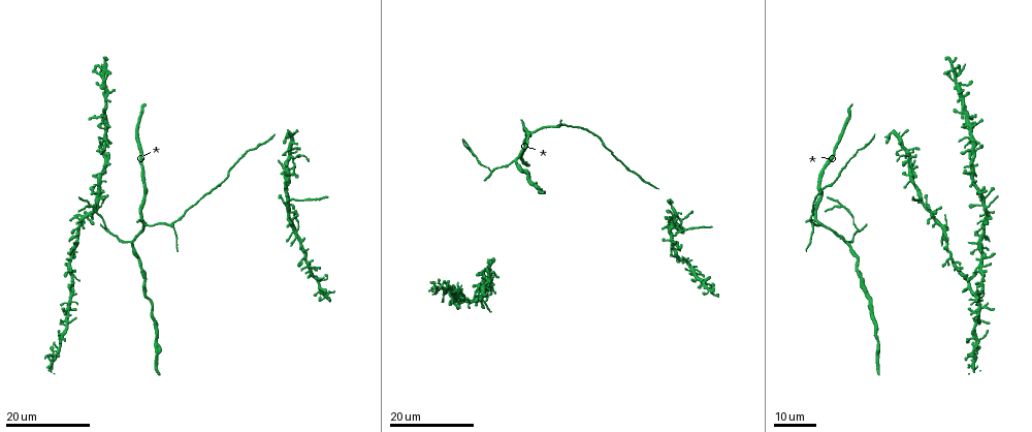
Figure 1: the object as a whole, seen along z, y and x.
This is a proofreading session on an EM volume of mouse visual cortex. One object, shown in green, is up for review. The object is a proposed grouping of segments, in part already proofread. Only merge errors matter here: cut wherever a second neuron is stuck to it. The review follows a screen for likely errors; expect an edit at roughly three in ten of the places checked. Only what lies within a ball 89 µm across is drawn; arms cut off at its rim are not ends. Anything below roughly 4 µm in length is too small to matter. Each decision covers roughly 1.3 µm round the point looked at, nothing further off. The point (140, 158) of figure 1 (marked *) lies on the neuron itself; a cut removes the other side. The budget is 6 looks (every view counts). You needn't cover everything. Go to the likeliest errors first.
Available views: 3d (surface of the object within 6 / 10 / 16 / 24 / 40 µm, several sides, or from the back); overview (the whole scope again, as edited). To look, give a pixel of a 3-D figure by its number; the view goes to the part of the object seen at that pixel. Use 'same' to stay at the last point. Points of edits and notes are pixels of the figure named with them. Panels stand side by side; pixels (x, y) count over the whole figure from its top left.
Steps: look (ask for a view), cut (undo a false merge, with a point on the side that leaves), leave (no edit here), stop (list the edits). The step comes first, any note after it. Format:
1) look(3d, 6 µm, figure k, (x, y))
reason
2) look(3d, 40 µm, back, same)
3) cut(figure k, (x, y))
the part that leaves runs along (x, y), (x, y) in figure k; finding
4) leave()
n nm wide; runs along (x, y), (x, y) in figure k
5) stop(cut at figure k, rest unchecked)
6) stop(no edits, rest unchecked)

look(3d, 16 µm, figure 1, (472, 155))
three arms meet

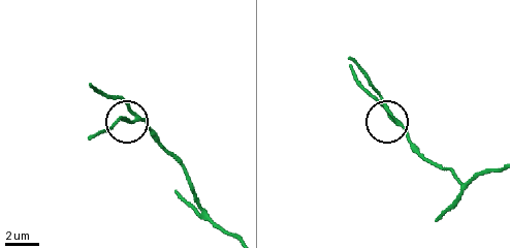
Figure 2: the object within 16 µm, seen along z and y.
look(3d, 10 µm, figure 2, (132, 115))

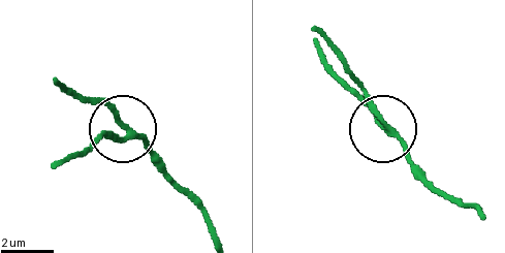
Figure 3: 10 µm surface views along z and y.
look(3d, 10 µm, back, figure 3, (121, 127))

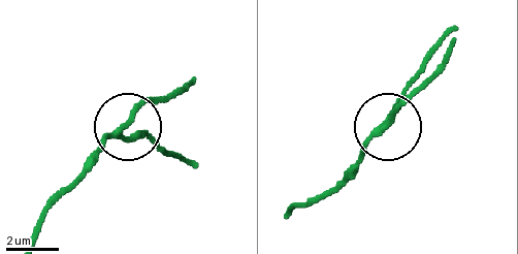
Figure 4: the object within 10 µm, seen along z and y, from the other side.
leave()
3 arms; runs along (289, 213), (329, 193), (355, 166), (368, 139), (433, 75) in figure 4; one neuron here

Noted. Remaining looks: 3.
look(3d, 16 µm, figure 1, (292, 199))
three arms meet

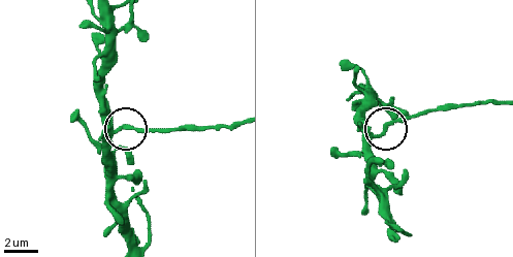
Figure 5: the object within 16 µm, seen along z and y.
look(3d, 10 µm, figure 5, (118, 130))
closer look

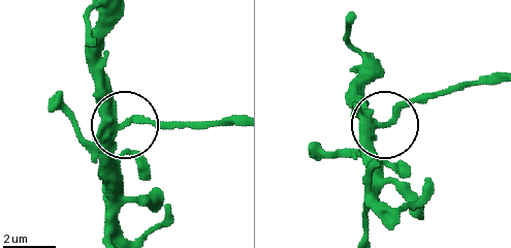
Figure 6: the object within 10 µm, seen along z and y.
leave()
side arm 10 µm; runs along (104, 13), (104, 100), (110, 114), (124, 124), (182, 120) in figure 6; one neuron here

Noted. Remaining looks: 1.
stop(no edits, rest unchecked)

